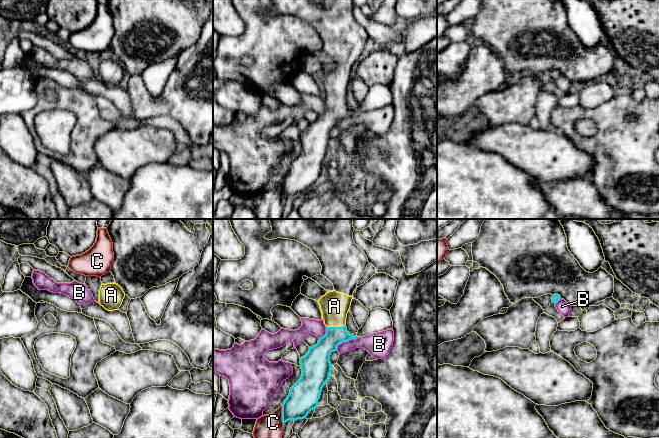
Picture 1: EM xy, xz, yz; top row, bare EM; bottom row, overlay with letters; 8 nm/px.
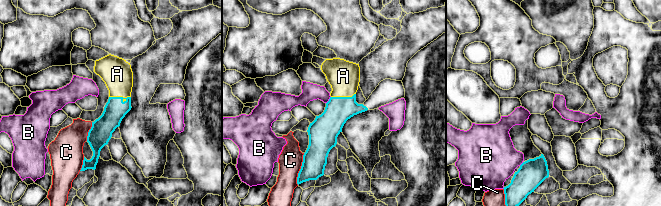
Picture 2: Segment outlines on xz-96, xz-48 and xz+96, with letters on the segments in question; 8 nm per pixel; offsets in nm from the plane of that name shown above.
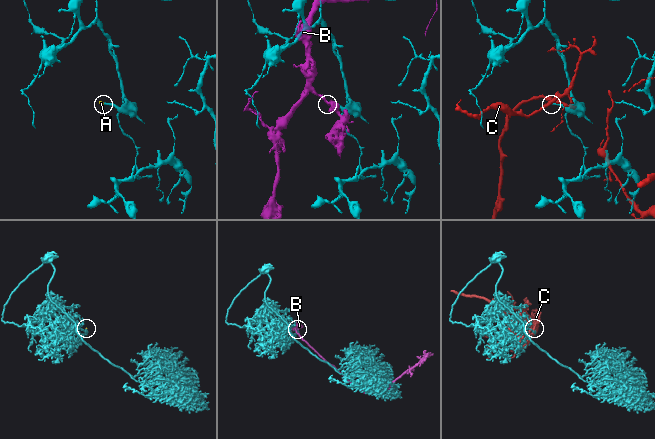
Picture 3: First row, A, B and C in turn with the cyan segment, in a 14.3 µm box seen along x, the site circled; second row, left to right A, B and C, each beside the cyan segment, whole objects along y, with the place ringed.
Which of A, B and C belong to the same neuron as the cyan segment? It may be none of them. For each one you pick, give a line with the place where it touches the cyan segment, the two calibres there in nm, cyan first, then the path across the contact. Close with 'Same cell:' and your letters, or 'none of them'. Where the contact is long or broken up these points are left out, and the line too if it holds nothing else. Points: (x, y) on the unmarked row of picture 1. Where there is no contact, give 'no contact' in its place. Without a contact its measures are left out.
A: xz (335, 103) | 160/220 nm | across xz (320, 129), (335, 111), (335, 103), (334, 82)
Same cell: A

